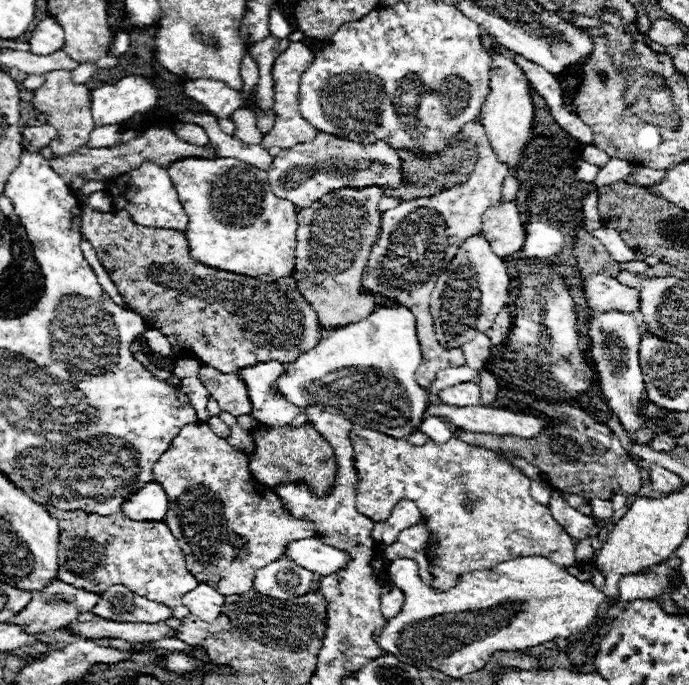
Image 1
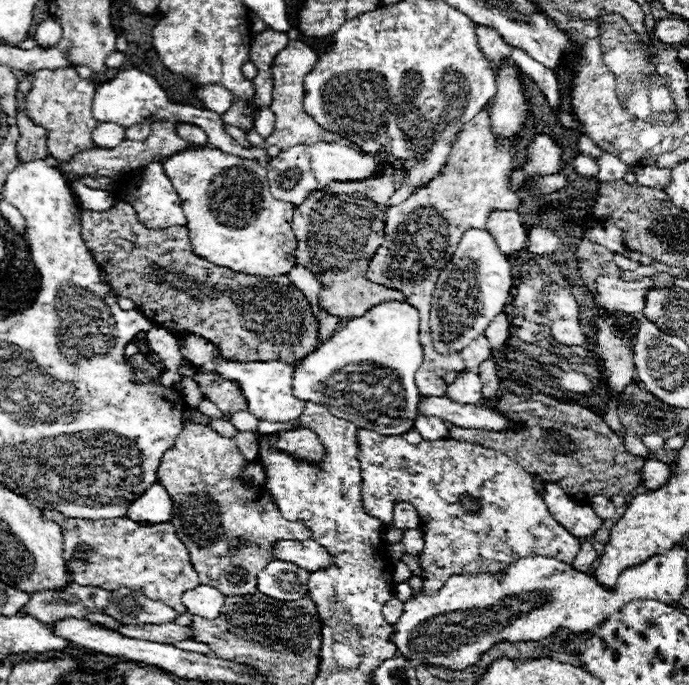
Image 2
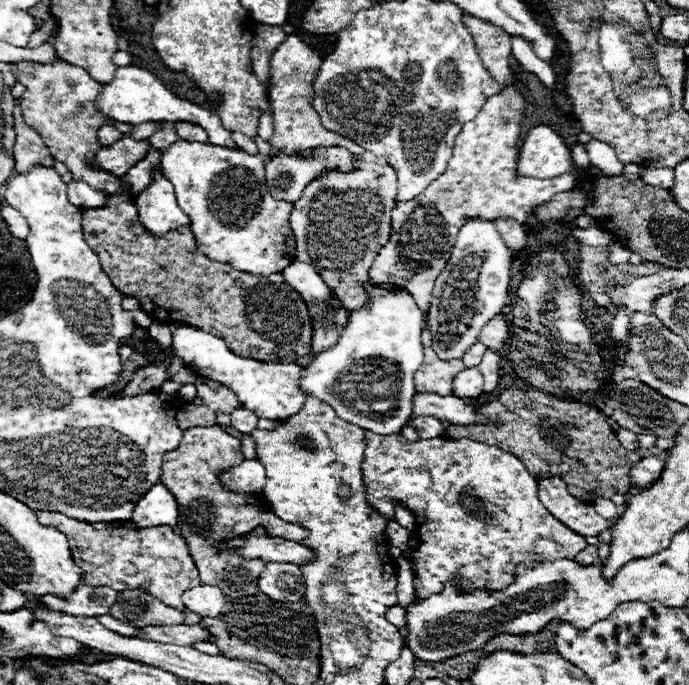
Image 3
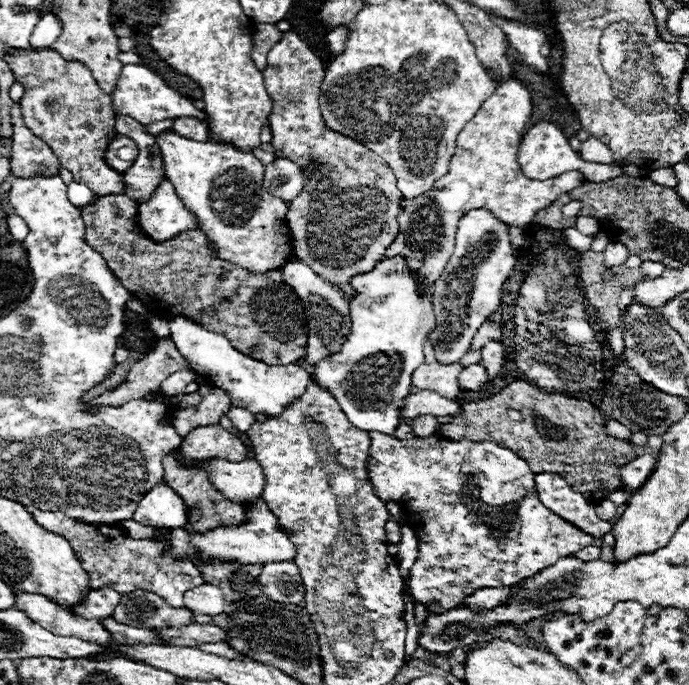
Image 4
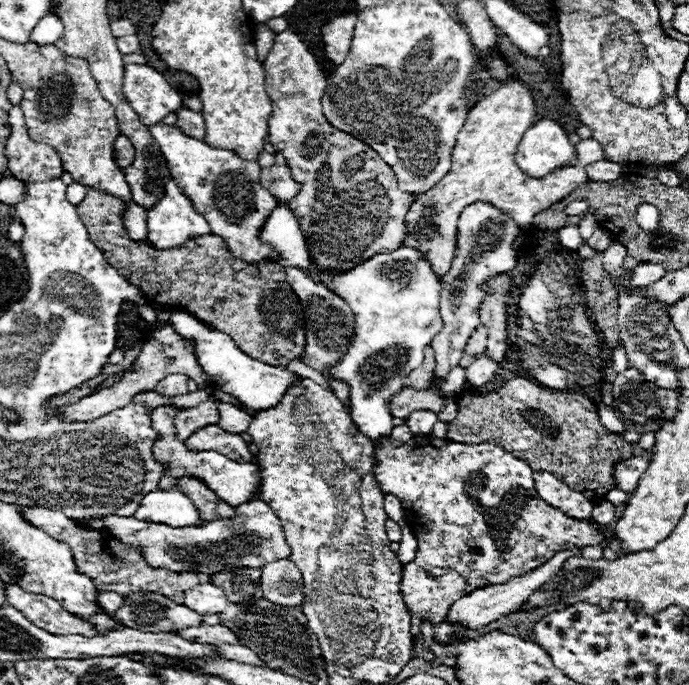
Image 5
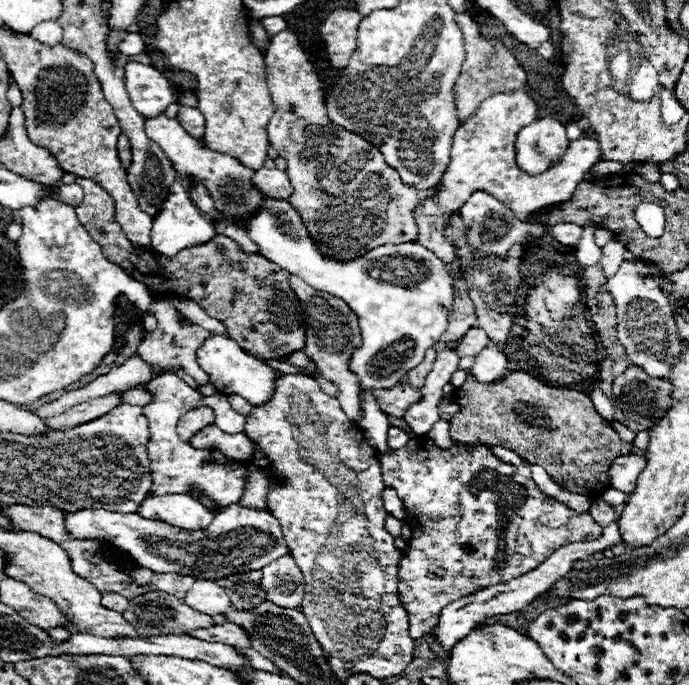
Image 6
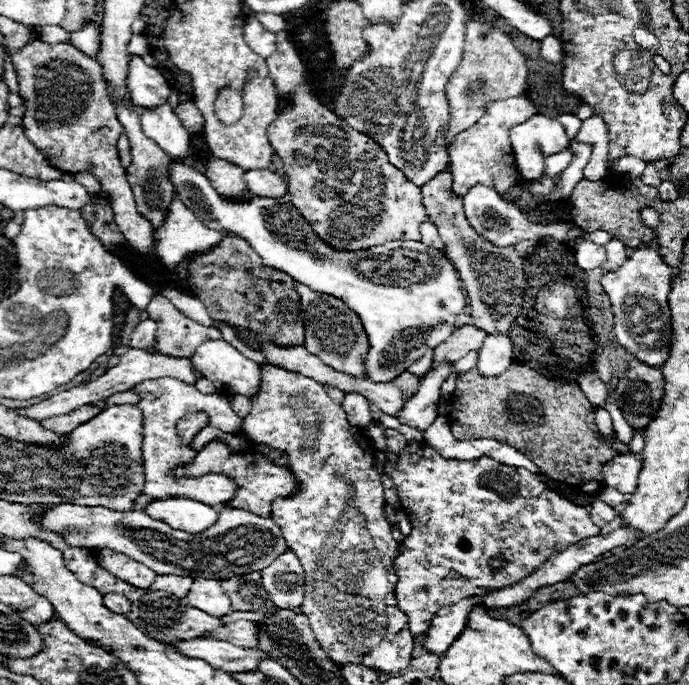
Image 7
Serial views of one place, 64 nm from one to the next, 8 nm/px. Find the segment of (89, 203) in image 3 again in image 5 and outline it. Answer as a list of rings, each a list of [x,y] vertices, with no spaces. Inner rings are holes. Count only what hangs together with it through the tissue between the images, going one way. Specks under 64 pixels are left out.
[[[72,182],[68,188],[66,188],[66,198],[70,204],[80,204],[80,200],[84,198],[84,186],[80,186],[78,182]]]

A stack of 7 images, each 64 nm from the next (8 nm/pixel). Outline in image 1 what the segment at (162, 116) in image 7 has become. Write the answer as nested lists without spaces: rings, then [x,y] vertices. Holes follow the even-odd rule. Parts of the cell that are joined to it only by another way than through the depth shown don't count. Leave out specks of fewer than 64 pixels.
[[[180,158],[168,166],[172,182],[176,184],[184,212],[188,212],[186,238],[194,260],[208,264],[212,268],[222,268],[228,272],[244,276],[276,274],[276,278],[290,276],[294,272],[296,256],[296,208],[282,198],[276,198],[268,184],[268,174],[252,164],[240,162],[236,158]]]

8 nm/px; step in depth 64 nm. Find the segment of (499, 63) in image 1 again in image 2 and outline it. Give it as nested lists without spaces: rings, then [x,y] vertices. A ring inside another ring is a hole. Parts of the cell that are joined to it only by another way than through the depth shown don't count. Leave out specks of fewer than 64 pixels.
[[[506,62],[500,68],[496,82],[498,82],[498,92],[492,100],[494,102],[492,106],[494,132],[502,136],[508,136],[508,134],[518,136],[524,126],[528,106],[526,106],[522,86],[512,62]]]

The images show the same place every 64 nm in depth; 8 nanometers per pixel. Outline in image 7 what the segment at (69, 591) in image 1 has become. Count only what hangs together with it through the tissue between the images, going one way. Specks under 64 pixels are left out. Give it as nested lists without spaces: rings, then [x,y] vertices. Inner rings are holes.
[[[106,594],[106,596],[104,596],[104,606],[106,606],[110,612],[126,614],[126,612],[130,612],[132,602],[130,602],[126,596],[122,596],[122,594]]]

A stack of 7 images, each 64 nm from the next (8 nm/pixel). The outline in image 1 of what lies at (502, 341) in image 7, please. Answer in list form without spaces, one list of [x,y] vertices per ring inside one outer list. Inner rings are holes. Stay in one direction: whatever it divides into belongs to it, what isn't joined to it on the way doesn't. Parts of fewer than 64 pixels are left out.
[[[462,382],[438,392],[440,402],[452,406],[478,406],[480,404],[480,386],[474,382]]]

